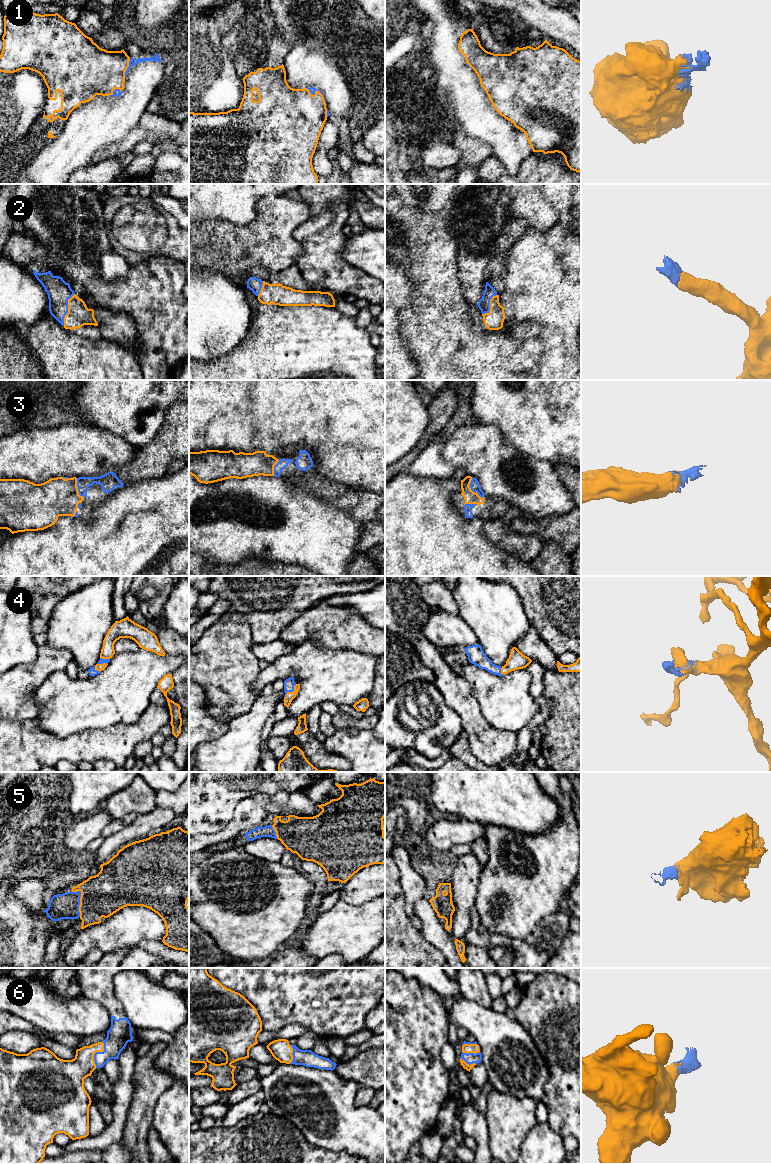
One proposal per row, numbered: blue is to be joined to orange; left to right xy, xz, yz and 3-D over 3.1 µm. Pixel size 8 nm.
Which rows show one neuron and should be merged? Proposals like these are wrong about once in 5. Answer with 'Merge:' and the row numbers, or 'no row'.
Merge: 1, 2, 3, 4, 5, 6

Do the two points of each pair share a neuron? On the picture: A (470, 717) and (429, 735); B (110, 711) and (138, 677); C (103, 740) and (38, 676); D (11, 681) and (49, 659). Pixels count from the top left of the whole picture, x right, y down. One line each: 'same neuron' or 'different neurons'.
A: different neurons
B: same neuron
C: different neurons
D: same neuron

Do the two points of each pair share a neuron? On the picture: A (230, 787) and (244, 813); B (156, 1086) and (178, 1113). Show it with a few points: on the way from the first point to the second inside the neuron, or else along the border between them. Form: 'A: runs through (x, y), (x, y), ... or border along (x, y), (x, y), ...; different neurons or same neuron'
A: border along (260, 791), (245, 796), (237, 804), (228, 823); different neurons
B: border along (174, 1082), (160, 1095), (152, 1114); different neurons

